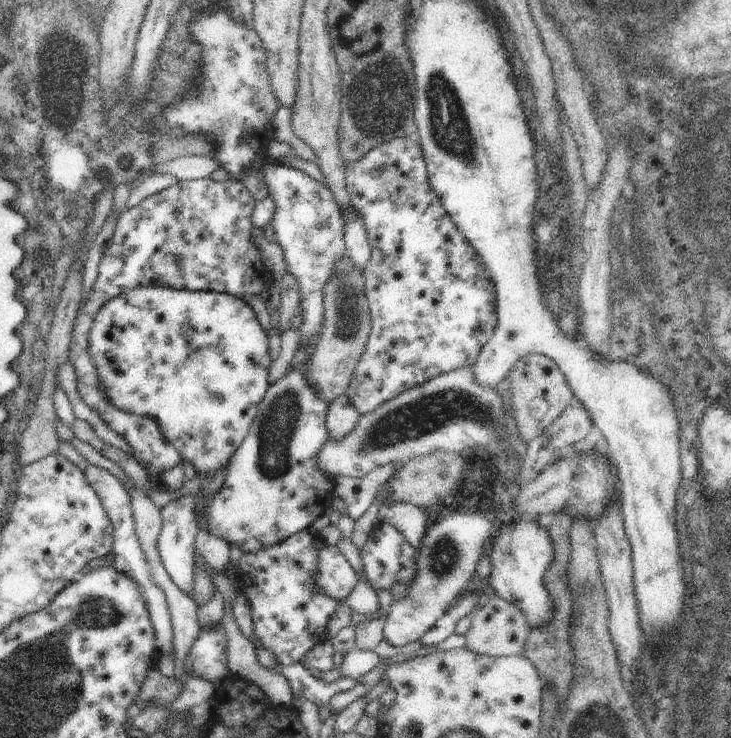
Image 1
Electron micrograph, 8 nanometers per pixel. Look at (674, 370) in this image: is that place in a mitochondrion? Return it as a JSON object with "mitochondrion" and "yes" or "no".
{"mitochondrion":"yes"}

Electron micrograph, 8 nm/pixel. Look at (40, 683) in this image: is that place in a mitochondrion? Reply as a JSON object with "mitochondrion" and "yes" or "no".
{"mitochondrion":"yes"}

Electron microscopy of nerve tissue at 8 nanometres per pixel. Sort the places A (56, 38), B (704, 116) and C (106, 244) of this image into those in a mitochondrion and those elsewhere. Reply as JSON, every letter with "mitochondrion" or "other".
{"A":"mitochondrion","B":"other","C":"other"}

